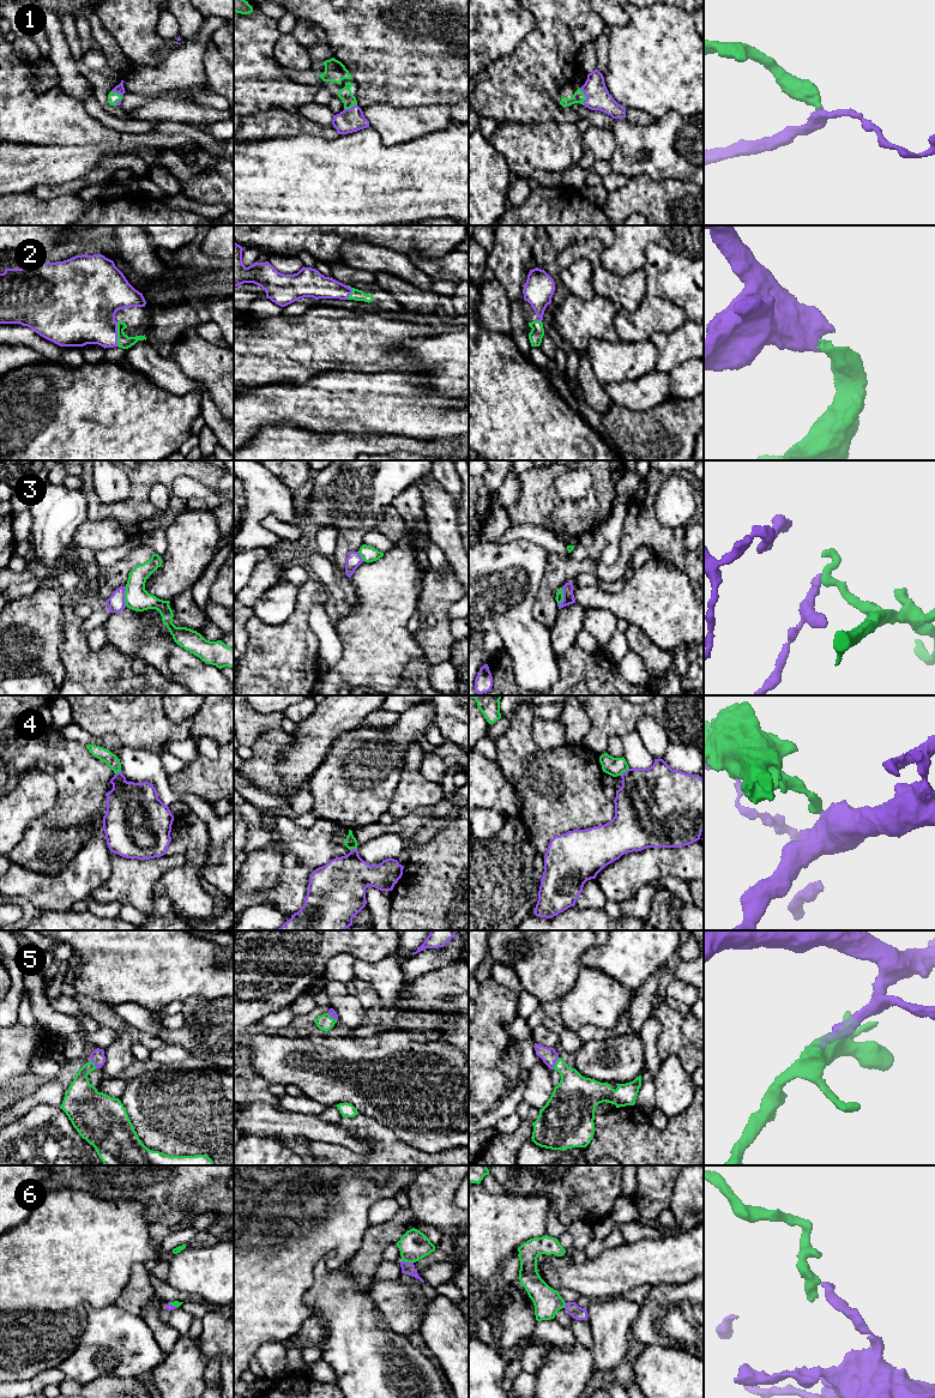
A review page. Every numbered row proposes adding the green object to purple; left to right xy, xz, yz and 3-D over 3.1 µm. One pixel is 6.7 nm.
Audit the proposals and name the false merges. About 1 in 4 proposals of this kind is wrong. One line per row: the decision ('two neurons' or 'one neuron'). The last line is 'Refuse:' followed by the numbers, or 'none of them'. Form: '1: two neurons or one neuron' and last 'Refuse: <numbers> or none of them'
1: one neuron
2: one neuron
3: two neurons
4: two neurons
5: one neuron
6: one neuron
Refuse: 3, 4

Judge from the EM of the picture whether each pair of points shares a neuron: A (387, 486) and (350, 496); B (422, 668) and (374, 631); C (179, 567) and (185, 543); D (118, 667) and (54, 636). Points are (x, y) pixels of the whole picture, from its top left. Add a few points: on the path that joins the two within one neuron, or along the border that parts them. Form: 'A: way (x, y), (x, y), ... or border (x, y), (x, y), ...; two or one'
A: way (378, 486), (360, 487); one
B: border (423, 656), (415, 657), (406, 664), (399, 682); two
C: way (185, 561), (185, 549); one
D: border (62, 610), (60, 661), (64, 667); two

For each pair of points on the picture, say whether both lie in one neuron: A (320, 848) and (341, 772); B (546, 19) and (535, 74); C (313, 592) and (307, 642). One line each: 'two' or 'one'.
A: two
B: one
C: one

